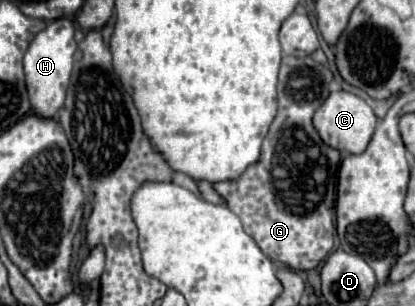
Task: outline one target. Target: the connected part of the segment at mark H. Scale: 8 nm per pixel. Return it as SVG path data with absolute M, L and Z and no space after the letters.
M57 18L57 22L47 24L29 44L23 64L25 64L25 80L27 92L33 106L33 112L43 118L51 118L63 106L65 90L69 84L71 68L73 68L73 54L77 50L77 42L73 40L75 24L69 18Z

